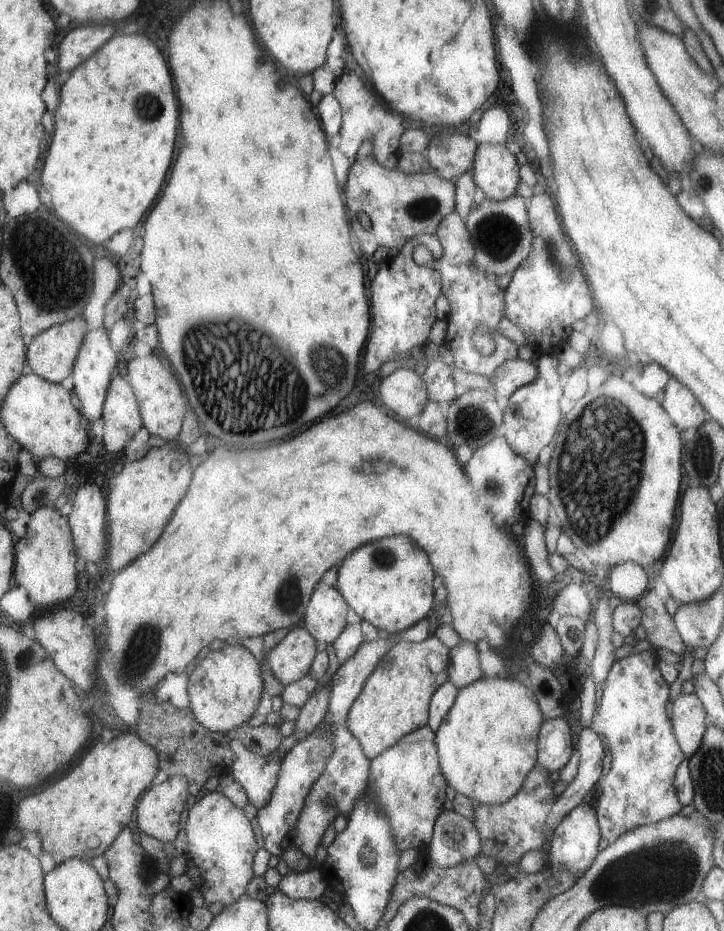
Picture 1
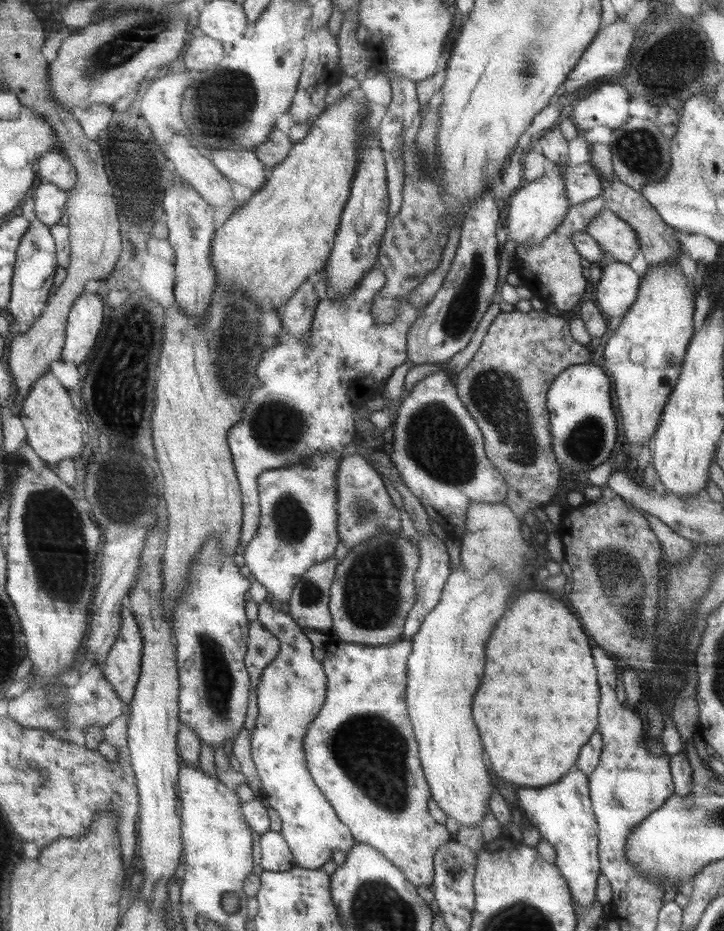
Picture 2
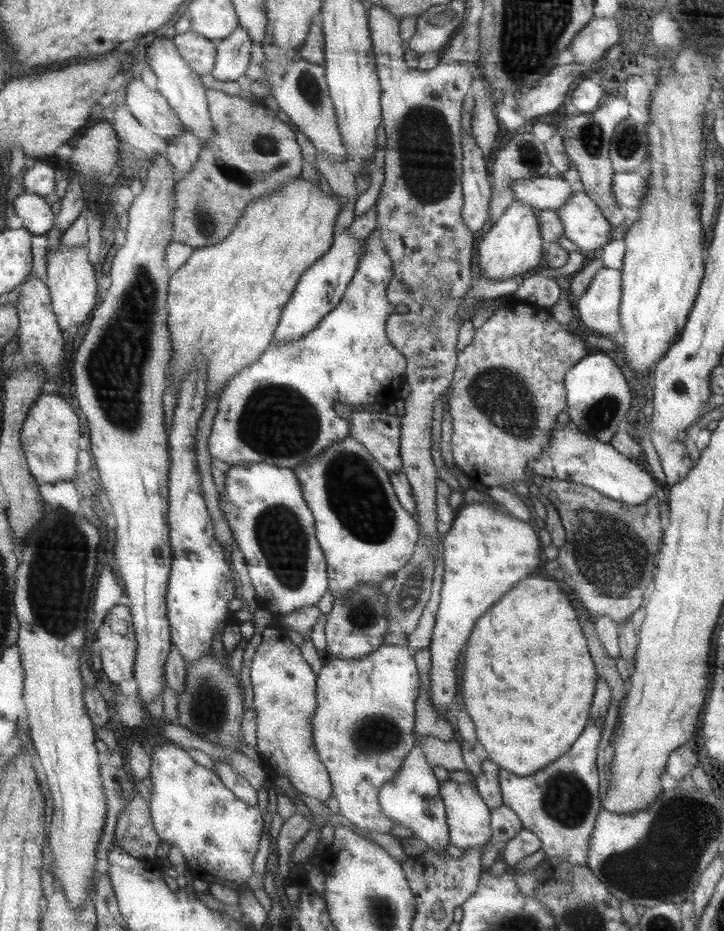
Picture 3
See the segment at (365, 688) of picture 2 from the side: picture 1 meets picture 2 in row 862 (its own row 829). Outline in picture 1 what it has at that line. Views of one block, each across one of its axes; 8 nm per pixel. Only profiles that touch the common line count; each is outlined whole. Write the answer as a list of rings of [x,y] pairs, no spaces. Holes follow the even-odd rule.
[[[431,726],[405,736],[397,746],[373,760],[369,794],[373,794],[375,802],[387,812],[401,852],[413,848],[425,854],[431,848],[437,820],[445,812],[443,806],[447,802],[447,784],[449,780],[443,772],[437,732]]]

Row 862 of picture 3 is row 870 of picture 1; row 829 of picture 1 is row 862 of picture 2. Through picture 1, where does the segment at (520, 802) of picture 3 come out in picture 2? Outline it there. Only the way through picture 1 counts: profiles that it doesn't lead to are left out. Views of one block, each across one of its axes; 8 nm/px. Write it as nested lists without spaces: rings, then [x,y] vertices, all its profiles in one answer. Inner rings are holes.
[[[573,768],[559,784],[551,784],[545,788],[521,788],[517,792],[519,800],[521,800],[521,812],[523,816],[527,816],[535,828],[539,828],[539,832],[543,834],[543,838],[555,846],[559,860],[557,866],[561,870],[561,874],[567,878],[573,894],[575,894],[575,904],[583,910],[591,910],[597,904],[597,880],[601,878],[601,852],[599,852],[599,818],[595,816],[595,808],[593,808],[593,798],[591,798],[591,778],[579,770]]]

